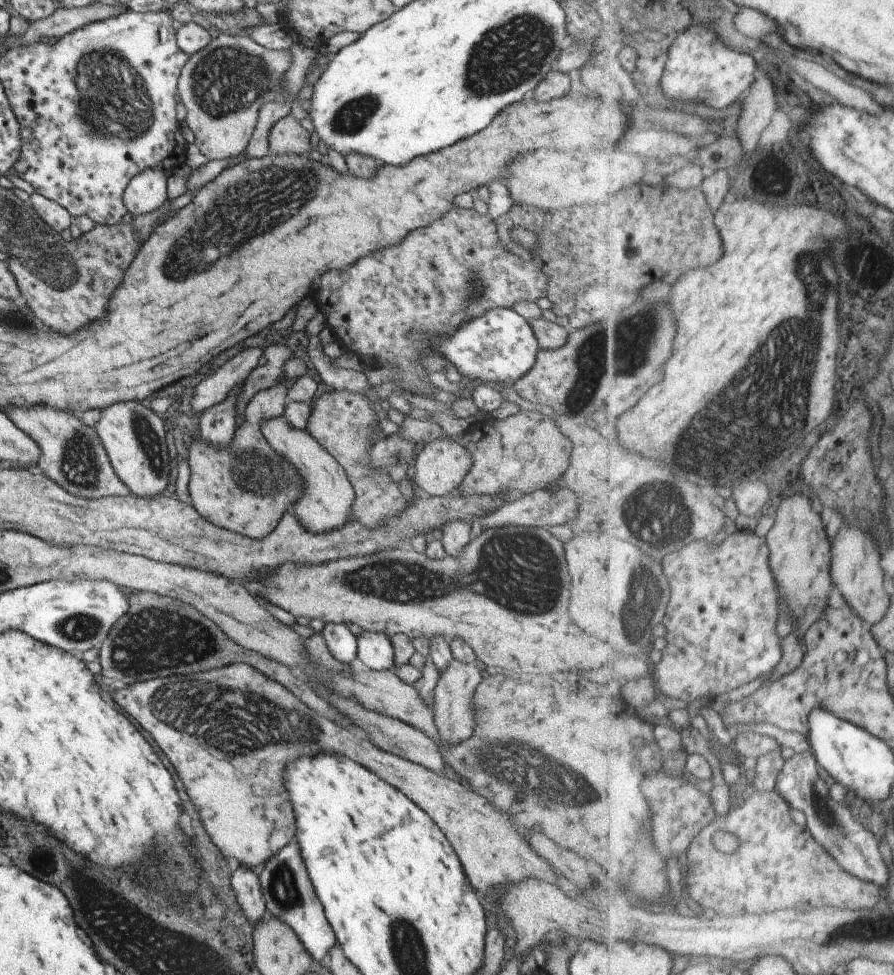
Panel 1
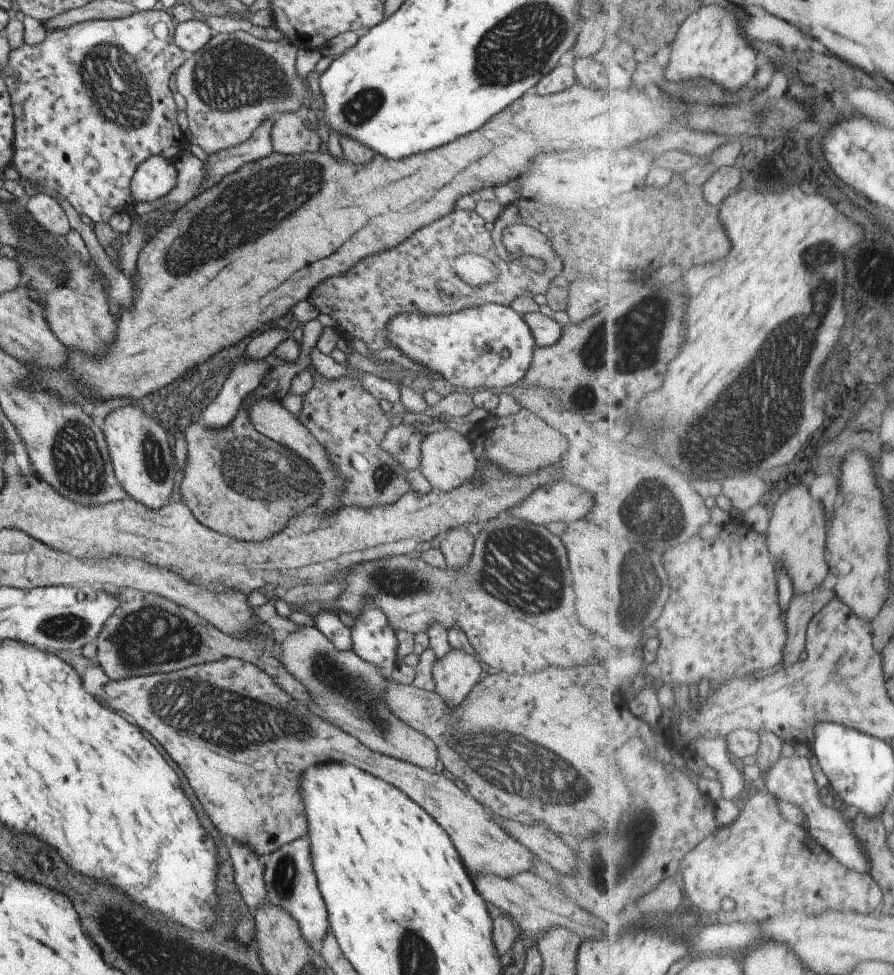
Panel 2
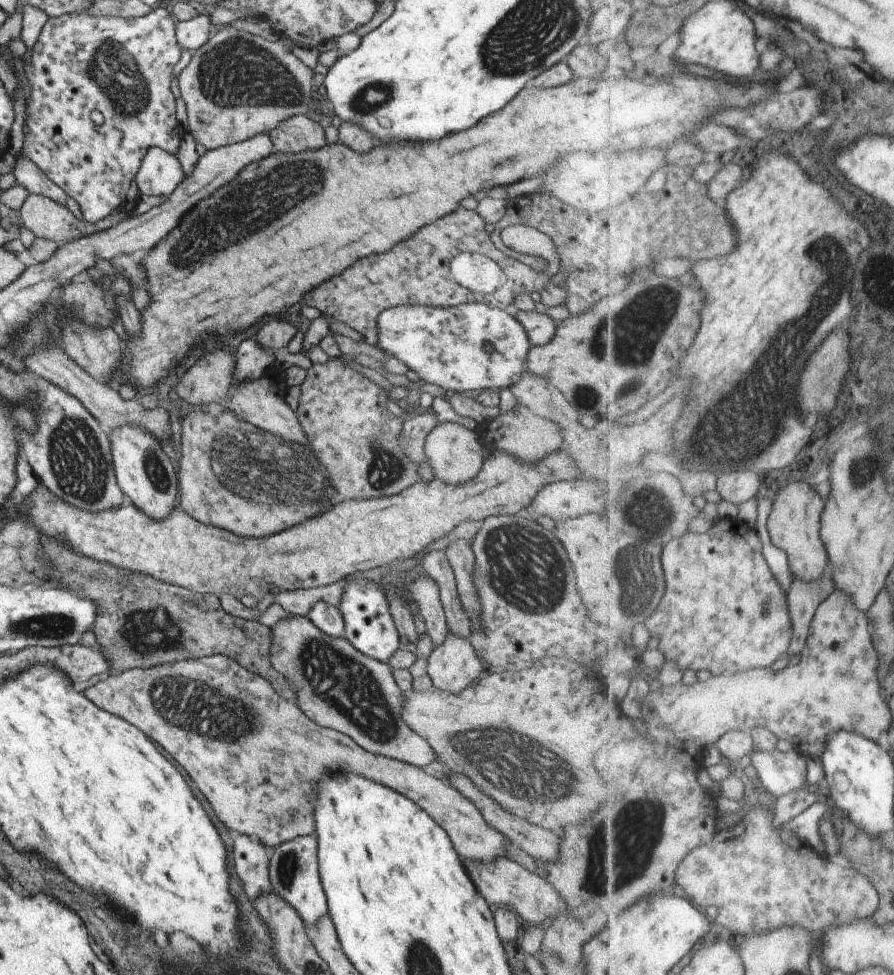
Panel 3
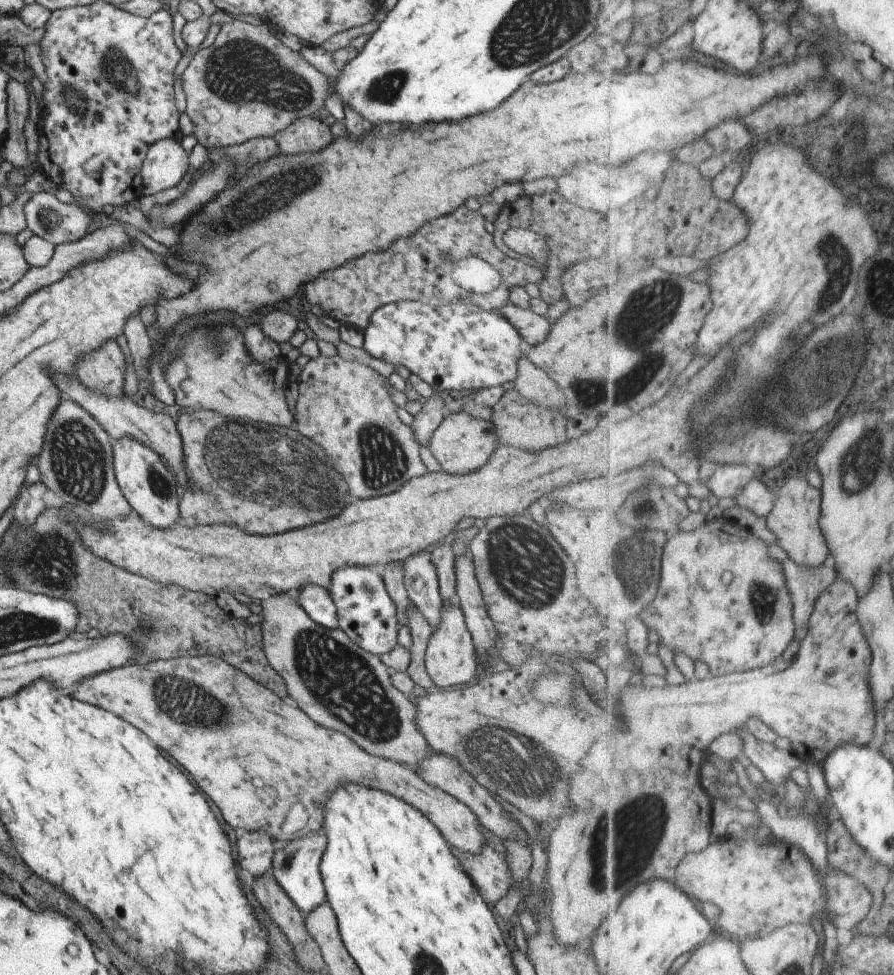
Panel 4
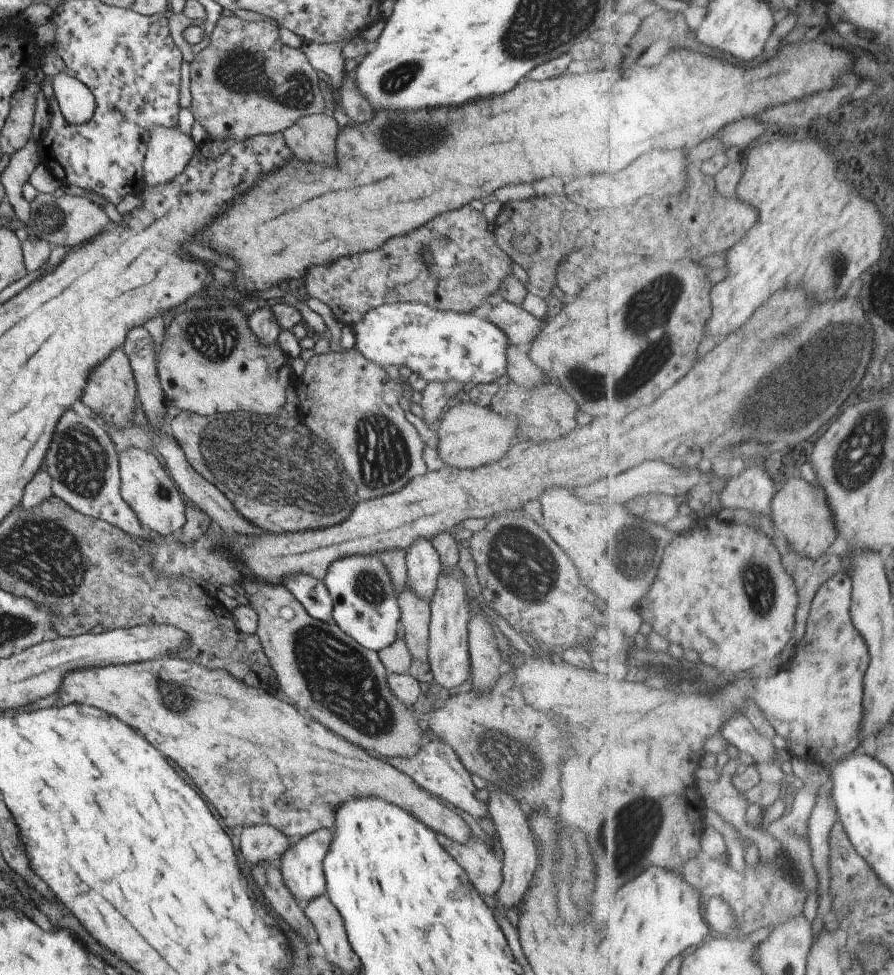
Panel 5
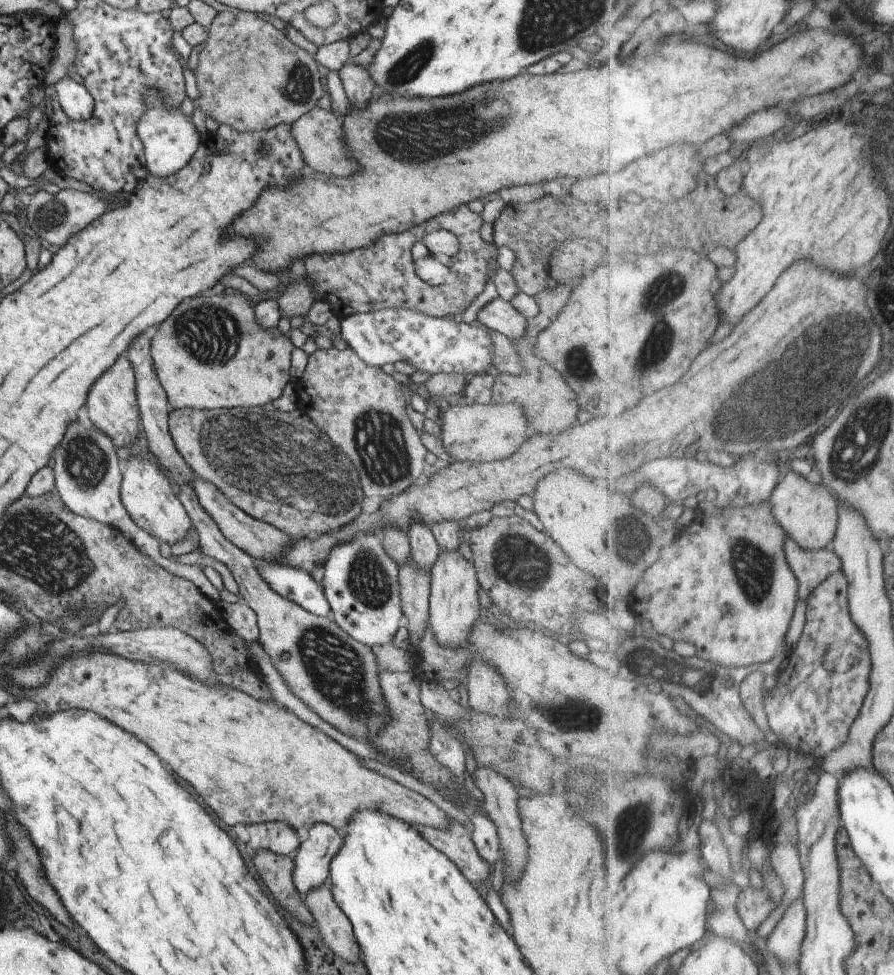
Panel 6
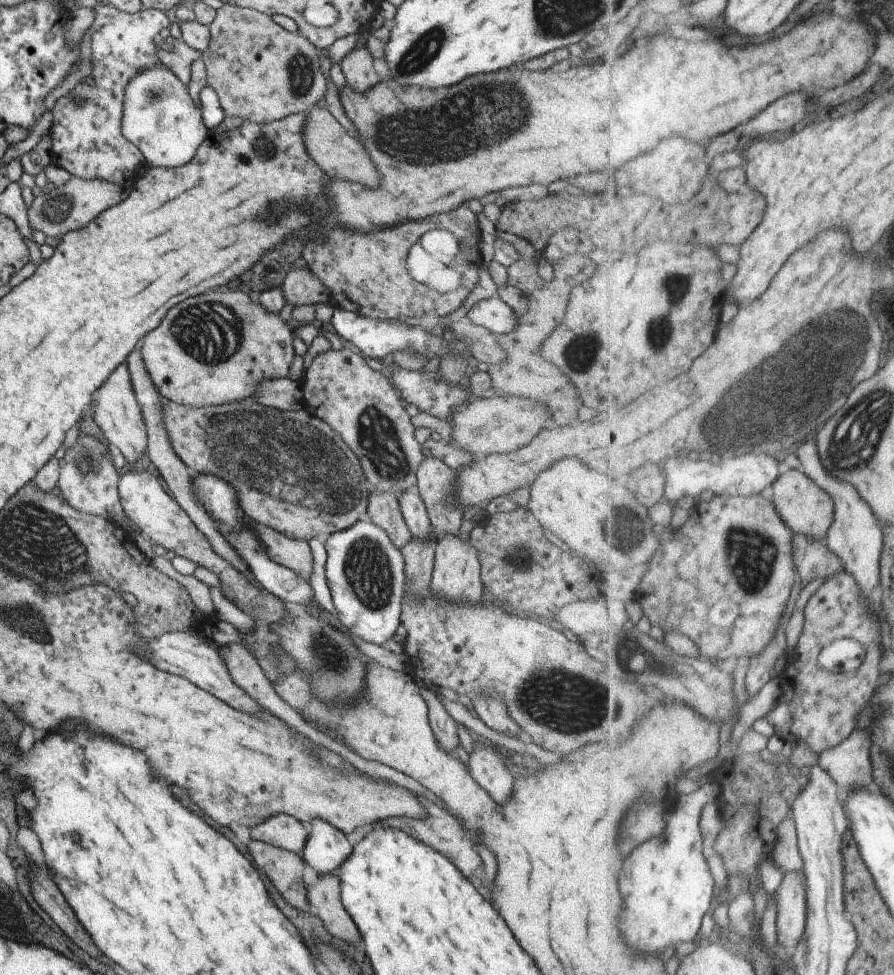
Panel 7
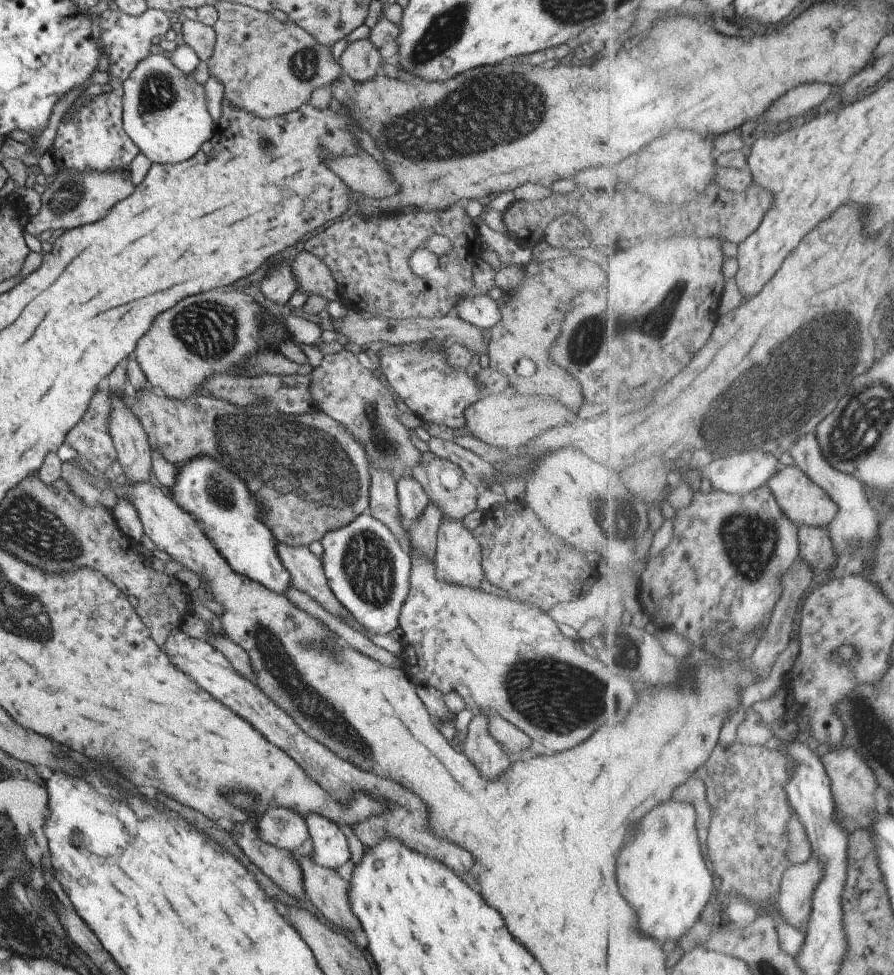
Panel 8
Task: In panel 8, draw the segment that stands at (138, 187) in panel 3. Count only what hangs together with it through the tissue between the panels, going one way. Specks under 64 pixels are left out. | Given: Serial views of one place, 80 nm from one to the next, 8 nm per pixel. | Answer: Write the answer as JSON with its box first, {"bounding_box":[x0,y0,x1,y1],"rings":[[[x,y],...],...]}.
{"bounding_box":[122,53,214,163],"rings":[[[149,53],[140,60],[122,82],[122,127],[131,142],[151,163],[183,162],[191,158],[203,142],[211,138],[214,120],[206,105],[205,89],[197,83],[191,74],[180,71],[163,55]]]}

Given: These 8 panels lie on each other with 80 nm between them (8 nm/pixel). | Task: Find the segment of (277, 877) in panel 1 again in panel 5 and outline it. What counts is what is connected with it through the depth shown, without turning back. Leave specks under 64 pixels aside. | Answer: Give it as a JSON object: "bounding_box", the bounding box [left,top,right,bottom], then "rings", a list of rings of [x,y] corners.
{"bounding_box":[279,829,331,905],"rings":[[[330,829],[314,830],[291,845],[279,860],[282,881],[301,905],[326,892],[322,860],[331,839]]]}

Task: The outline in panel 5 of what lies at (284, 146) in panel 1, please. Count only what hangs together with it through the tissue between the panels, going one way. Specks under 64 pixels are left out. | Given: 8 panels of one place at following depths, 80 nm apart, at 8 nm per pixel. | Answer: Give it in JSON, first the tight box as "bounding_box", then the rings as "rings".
{"bounding_box":[282,112,337,166],"rings":[[[319,112],[299,117],[282,130],[282,135],[293,158],[301,162],[335,166],[337,128],[332,116]]]}

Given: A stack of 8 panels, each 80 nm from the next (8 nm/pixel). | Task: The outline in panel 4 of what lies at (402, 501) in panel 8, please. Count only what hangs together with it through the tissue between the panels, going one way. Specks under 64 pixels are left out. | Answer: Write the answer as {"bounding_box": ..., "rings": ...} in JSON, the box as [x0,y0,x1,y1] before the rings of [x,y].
{"bounding_box":[403,549,442,630],"rings":[[[423,549],[410,554],[403,561],[403,582],[408,599],[422,612],[433,630],[440,617],[442,602],[430,553]]]}

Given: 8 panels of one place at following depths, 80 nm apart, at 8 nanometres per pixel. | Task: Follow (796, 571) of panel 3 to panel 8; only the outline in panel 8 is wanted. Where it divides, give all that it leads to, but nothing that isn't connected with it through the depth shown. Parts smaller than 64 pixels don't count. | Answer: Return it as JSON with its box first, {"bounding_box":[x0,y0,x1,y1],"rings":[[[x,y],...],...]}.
{"bounding_box":[767,464,840,530],"rings":[[[797,464],[783,467],[767,485],[780,502],[781,508],[798,526],[799,530],[803,525],[829,526],[840,511],[840,506],[828,491],[817,484],[805,471],[802,471]]]}

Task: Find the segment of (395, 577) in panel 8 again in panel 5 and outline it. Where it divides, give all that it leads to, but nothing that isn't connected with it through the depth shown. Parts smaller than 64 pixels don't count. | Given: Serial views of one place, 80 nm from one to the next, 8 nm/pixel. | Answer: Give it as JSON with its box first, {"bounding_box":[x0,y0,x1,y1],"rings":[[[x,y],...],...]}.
{"bounding_box":[321,554,400,653],"rings":[[[354,554],[338,558],[330,562],[321,581],[332,600],[332,620],[341,632],[363,649],[376,653],[396,639],[397,622],[400,621],[396,590],[377,554]]]}

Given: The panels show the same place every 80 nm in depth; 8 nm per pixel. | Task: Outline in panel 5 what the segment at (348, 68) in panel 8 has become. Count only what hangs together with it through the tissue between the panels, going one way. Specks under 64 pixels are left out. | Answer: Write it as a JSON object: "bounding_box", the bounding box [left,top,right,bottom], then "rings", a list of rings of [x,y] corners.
{"bounding_box":[338,72,372,124],"rings":[[[343,72],[340,88],[338,90],[338,100],[340,101],[343,110],[348,116],[348,124],[362,123],[372,118],[370,104],[362,97],[358,86],[354,80],[347,76],[349,72]]]}

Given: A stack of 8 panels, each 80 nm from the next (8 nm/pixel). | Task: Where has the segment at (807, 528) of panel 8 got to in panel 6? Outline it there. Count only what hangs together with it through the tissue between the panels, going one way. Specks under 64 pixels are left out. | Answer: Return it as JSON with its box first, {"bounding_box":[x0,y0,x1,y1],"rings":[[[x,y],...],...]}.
{"bounding_box":[784,538,842,598],"rings":[[[791,538],[784,546],[790,566],[795,567],[796,577],[800,583],[800,598],[813,594],[814,590],[835,571],[842,570],[841,557],[829,549],[806,549]]]}

